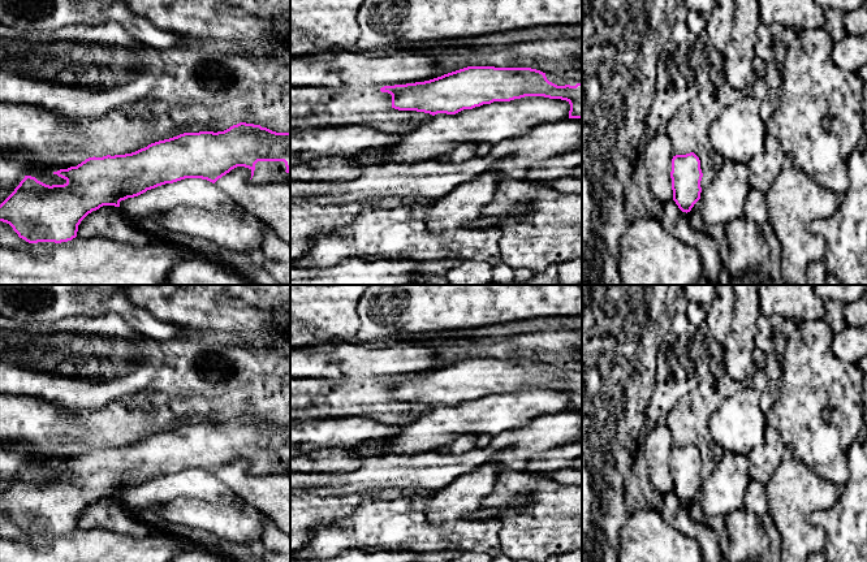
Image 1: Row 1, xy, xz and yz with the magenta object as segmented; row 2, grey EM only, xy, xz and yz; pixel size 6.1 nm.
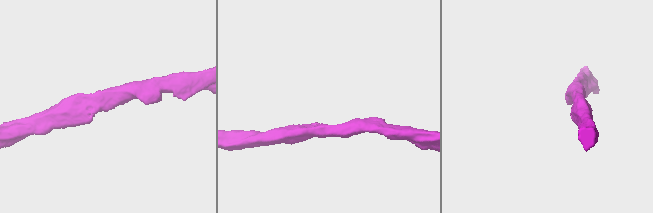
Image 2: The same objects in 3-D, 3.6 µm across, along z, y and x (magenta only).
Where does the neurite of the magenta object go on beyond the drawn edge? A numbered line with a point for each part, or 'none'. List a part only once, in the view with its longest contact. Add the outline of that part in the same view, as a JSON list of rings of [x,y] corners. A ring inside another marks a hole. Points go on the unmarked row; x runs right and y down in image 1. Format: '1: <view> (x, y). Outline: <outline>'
1: xy (264, 463). Outline: [[[258,453],[255,455],[253,475],[284,474],[290,471],[290,464],[286,464],[284,453]]]

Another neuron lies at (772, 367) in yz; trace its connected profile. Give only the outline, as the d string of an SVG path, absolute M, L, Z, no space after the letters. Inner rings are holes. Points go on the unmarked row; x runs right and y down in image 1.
M765 354L764 369L768 376L768 386L760 398L760 407L764 412L768 412L780 397L778 385L781 380L781 360L778 360L773 354Z

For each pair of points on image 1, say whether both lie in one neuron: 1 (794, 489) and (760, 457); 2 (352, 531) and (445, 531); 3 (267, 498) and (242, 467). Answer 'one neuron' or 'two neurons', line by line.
1: two neurons
2: one neuron
3: one neuron

